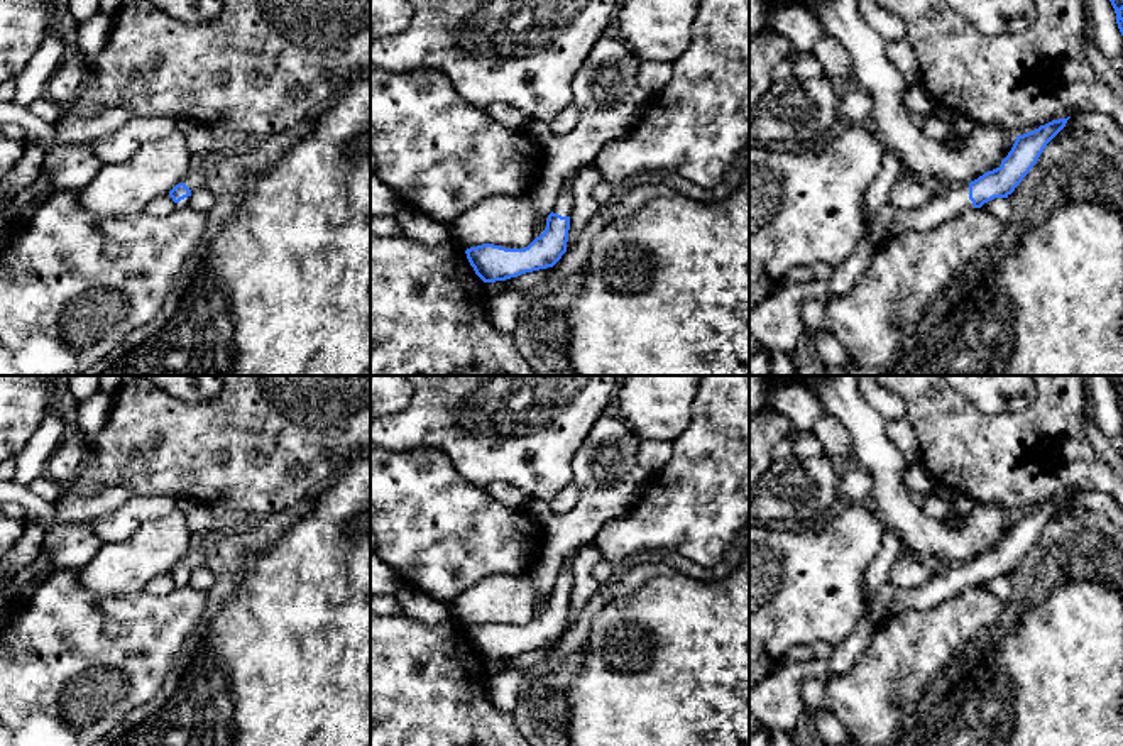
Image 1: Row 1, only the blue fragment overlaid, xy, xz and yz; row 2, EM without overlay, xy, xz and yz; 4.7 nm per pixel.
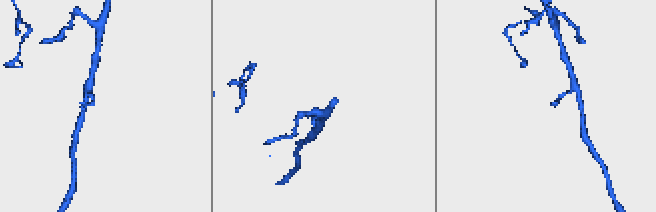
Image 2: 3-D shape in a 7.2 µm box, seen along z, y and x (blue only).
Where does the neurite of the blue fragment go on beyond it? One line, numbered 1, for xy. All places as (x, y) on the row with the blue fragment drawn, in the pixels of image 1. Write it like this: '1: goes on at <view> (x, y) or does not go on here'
1: goes on at xy (183, 203)

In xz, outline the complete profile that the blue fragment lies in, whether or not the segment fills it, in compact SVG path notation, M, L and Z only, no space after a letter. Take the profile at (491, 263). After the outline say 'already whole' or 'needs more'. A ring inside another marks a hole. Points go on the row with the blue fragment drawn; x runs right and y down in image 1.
M565 179L546 220L545 232L524 249L482 244L465 250L470 266L484 282L506 281L526 272L553 267L567 252L573 181Z | needs more

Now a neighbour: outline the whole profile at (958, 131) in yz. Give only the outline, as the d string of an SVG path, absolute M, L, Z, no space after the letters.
M964 115L954 118L947 122L947 137L944 142L952 149L959 149L974 130L974 127L976 123Z

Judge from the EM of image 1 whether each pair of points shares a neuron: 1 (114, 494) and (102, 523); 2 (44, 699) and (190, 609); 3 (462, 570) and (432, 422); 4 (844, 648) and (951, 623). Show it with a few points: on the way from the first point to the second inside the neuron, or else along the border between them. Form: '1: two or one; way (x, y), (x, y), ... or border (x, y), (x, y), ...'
1: two; border (136, 494), (117, 508), (85, 520)
2: one; way (80, 662), (112, 655), (153, 630)
3: two; border (396, 450), (437, 449), (465, 477)
4: two; border (875, 630), (870, 645), (844, 672)

